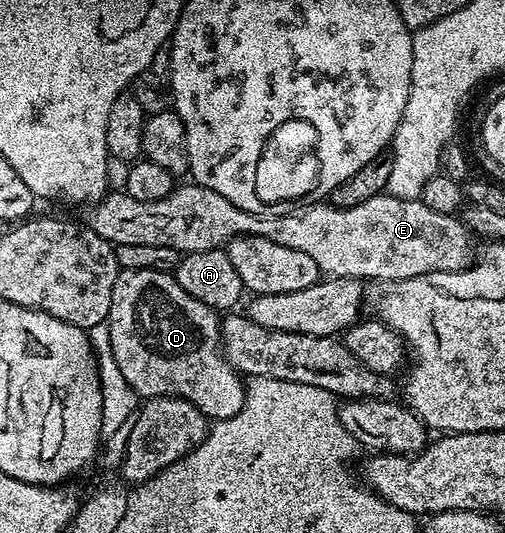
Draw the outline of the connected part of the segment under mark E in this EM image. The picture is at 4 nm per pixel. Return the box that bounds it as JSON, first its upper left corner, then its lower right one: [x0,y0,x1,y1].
[89,185,471,281]

